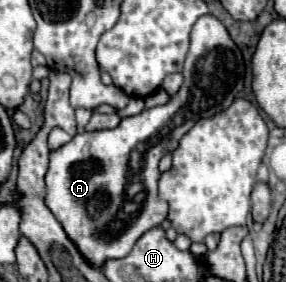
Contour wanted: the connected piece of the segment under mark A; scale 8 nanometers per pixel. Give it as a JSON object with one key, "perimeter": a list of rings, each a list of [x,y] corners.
{"perimeter":[[[201,16],[191,30],[191,46],[183,66],[183,86],[177,94],[169,98],[167,104],[143,110],[137,116],[123,118],[121,124],[113,130],[95,130],[95,132],[79,132],[61,146],[59,150],[49,154],[49,170],[45,176],[47,182],[47,206],[55,218],[59,218],[61,226],[71,234],[71,240],[95,262],[95,266],[103,266],[109,258],[123,258],[131,252],[135,242],[151,228],[159,226],[167,218],[167,204],[157,196],[157,180],[159,180],[159,160],[163,154],[173,152],[179,144],[179,138],[191,130],[191,126],[201,118],[211,118],[217,112],[227,110],[235,96],[243,90],[243,74],[245,64],[241,50],[231,40],[227,28],[215,16]]]}

